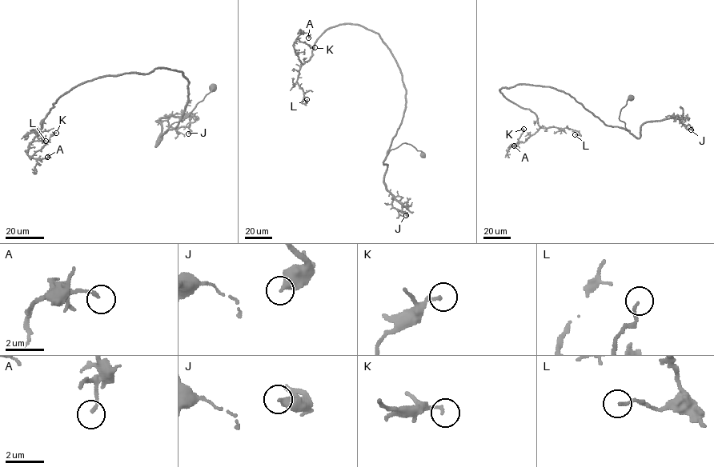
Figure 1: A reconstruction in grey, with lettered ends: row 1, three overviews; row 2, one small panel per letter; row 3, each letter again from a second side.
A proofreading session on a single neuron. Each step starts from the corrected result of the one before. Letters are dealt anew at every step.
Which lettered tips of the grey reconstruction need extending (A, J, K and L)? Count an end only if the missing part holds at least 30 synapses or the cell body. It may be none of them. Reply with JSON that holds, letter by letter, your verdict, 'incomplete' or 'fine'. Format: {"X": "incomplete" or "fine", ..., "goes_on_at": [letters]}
{"A": "fine", "J": "fine", "K": "fine", "L": "fine", "goes_on_at": []}

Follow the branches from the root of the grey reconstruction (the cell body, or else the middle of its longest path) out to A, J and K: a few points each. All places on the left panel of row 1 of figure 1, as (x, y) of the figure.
A: (213, 87), (162, 136), (187, 102), (180, 71), (81, 83), (54, 103), (26, 152), (47, 157)
J: (213, 87), (156, 145), (158, 119), (170, 116), (168, 124), (187, 127), (188, 133)
K: (213, 87), (162, 136), (177, 125), (187, 102), (180, 71), (99, 76), (54, 103), (27, 153), (56, 133)

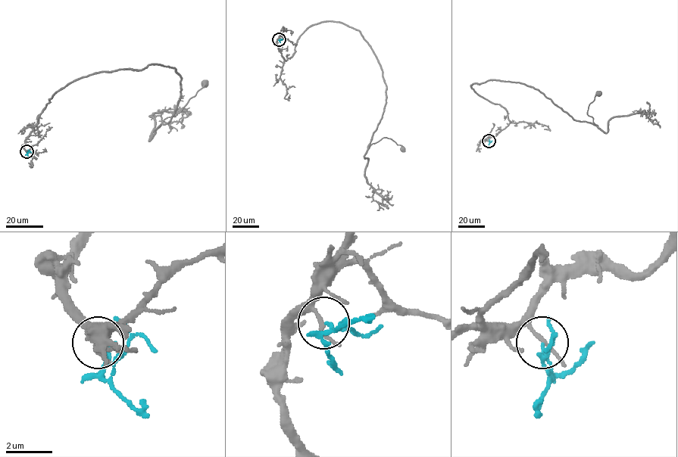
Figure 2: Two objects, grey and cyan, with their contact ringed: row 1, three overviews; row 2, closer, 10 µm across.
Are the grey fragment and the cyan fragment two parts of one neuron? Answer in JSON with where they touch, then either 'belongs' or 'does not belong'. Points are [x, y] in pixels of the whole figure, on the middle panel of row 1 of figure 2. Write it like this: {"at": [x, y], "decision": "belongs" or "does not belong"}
{"at": [279, 39], "decision": "does not belong"}

